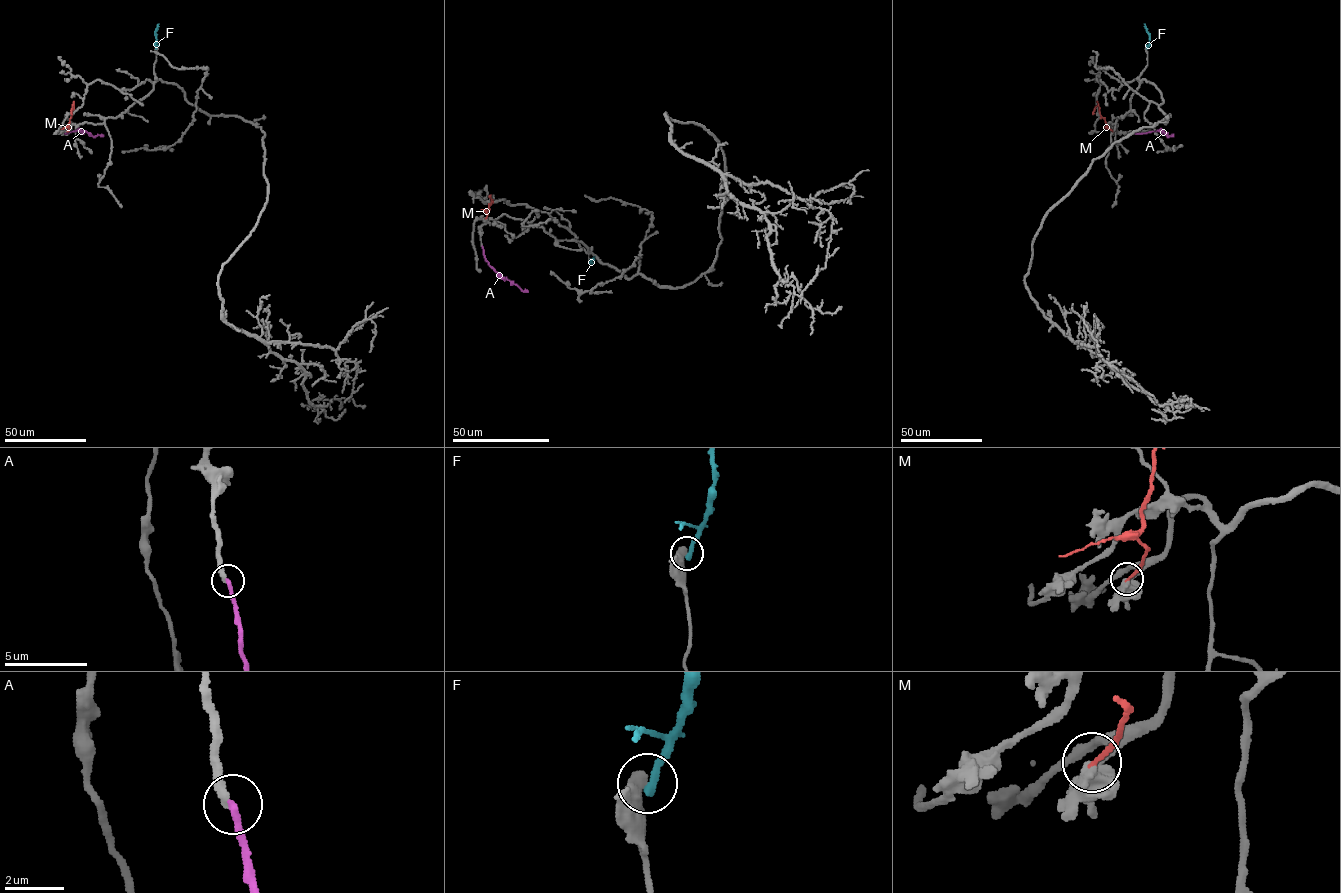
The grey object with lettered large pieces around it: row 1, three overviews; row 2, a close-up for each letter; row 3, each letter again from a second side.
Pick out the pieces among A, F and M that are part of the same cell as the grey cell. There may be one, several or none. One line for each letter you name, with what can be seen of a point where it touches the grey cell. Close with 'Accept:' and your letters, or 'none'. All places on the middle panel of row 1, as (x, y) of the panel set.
A: meets grey at (482, 245)
Accept: A

